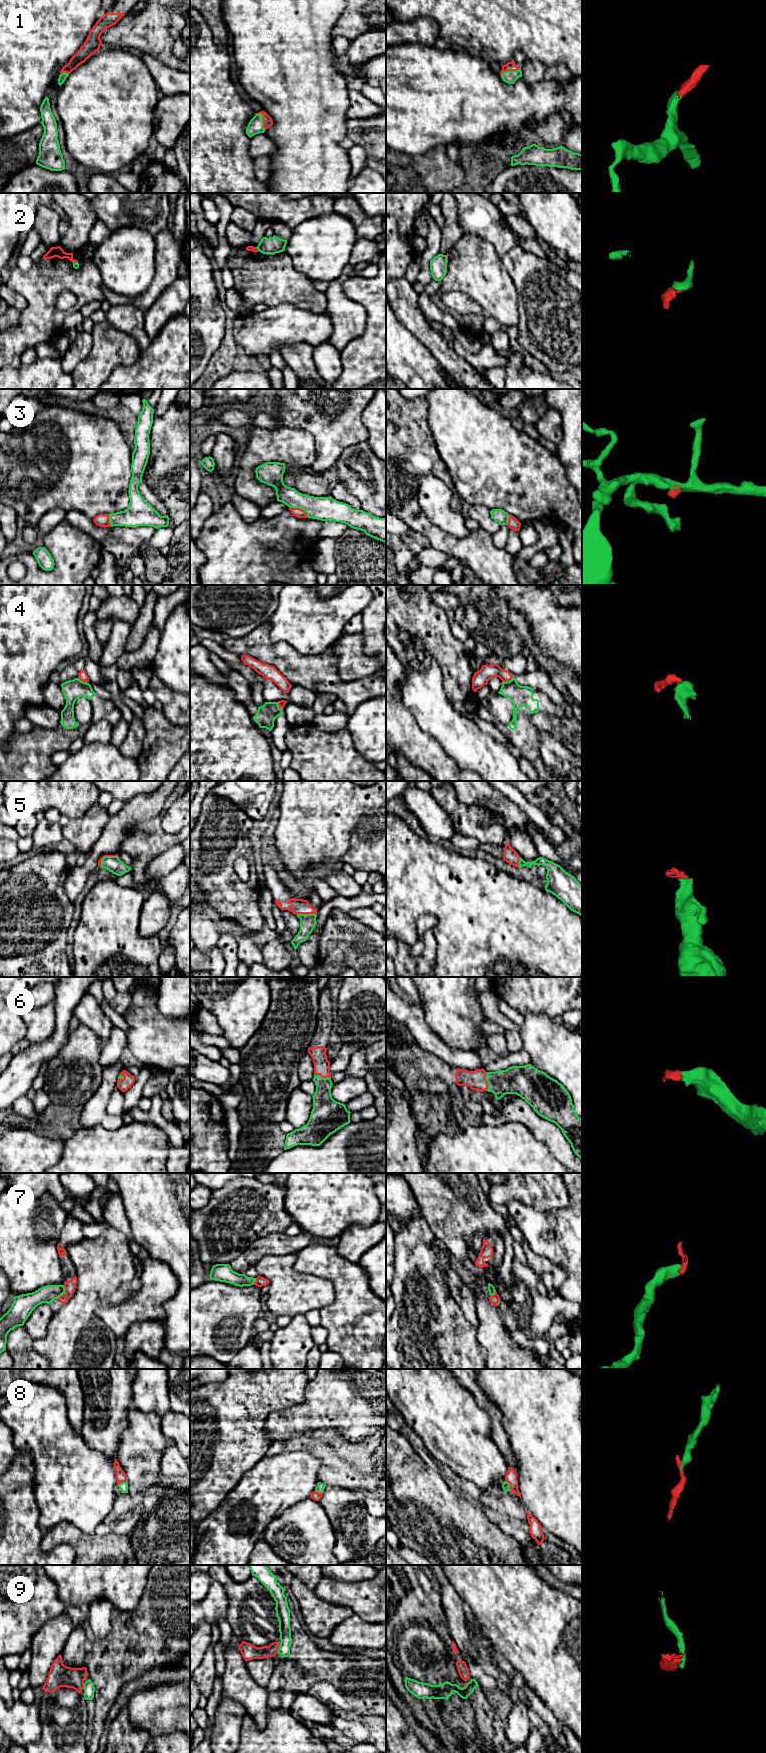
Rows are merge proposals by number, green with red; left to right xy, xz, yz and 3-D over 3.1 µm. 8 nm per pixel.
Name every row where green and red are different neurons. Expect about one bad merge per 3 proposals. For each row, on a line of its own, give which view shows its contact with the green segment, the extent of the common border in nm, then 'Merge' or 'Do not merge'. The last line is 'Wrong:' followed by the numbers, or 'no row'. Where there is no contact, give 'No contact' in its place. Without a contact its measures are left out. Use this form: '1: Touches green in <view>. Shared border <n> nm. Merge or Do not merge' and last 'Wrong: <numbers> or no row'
1: Touches green in xz. Shared border 150 nm. Merge
2: Touches green in xz. Shared border 60 nm. Do not merge
3: Touches green in xz. Shared border 170 nm. Merge
4: Touches green in yz. Shared border 100 nm. Do not merge
5: Touches green in xz. Shared border 170 nm. Merge
6: Touches green in yz. Shared border 150 nm. Merge
7: Touches green in xy. Shared border 130 nm. Merge
8: Touches green in yz. Shared border 90 nm. Merge
9: Touches green in xz. Shared border 80 nm. Do not merge
Wrong: 2, 4, 9

